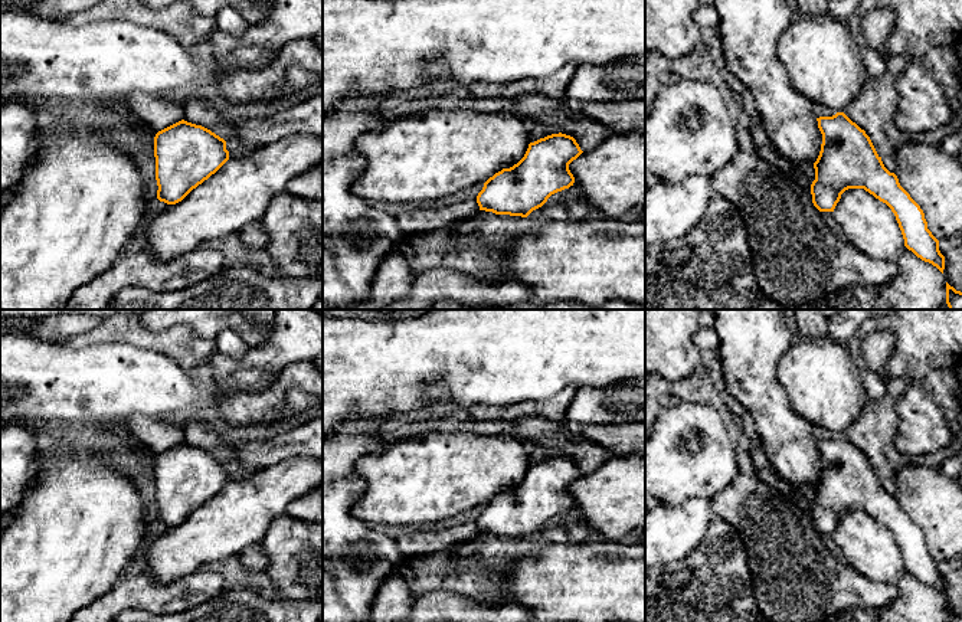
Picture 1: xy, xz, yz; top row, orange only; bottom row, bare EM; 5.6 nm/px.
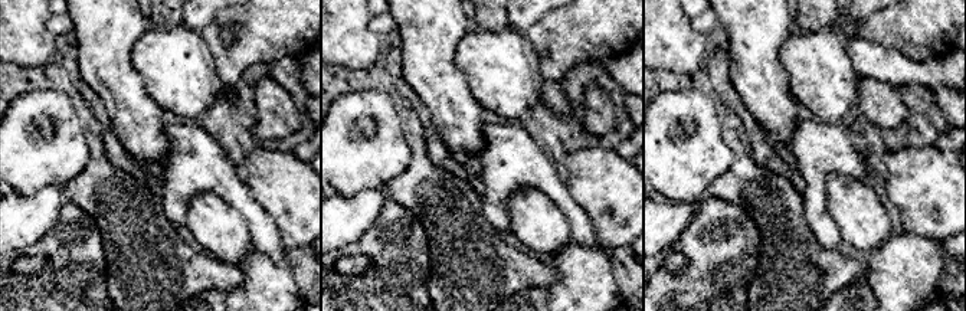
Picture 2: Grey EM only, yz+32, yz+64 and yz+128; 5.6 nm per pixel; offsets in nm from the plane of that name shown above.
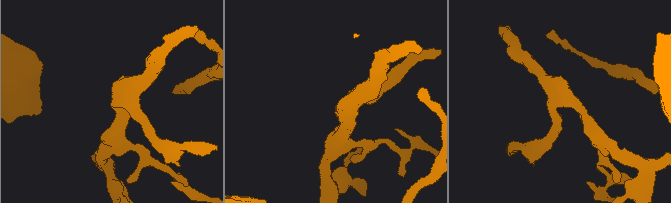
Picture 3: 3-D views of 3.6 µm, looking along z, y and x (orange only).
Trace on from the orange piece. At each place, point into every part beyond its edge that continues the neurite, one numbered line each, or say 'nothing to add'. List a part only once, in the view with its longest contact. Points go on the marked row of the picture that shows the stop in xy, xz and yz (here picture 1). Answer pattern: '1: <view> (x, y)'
nothing to add

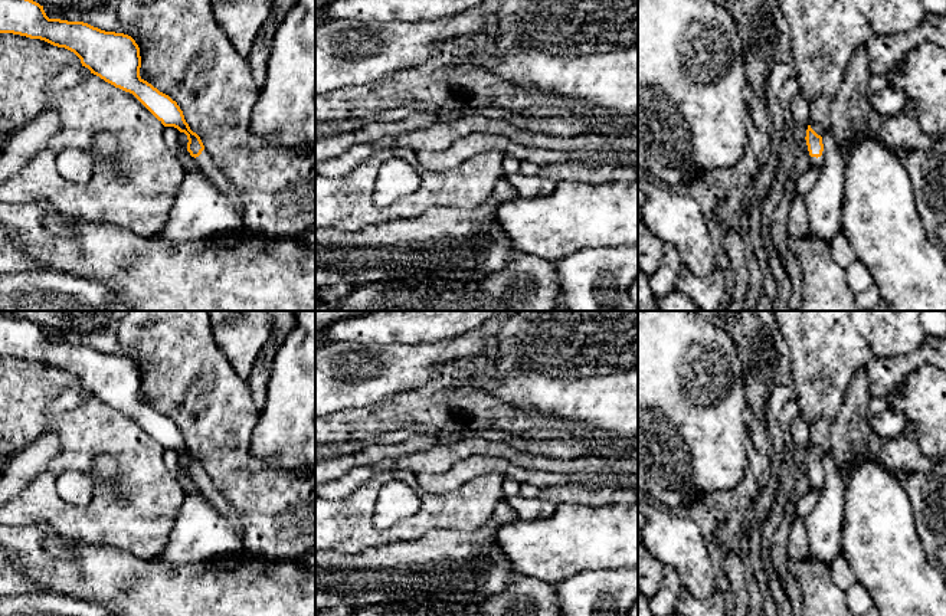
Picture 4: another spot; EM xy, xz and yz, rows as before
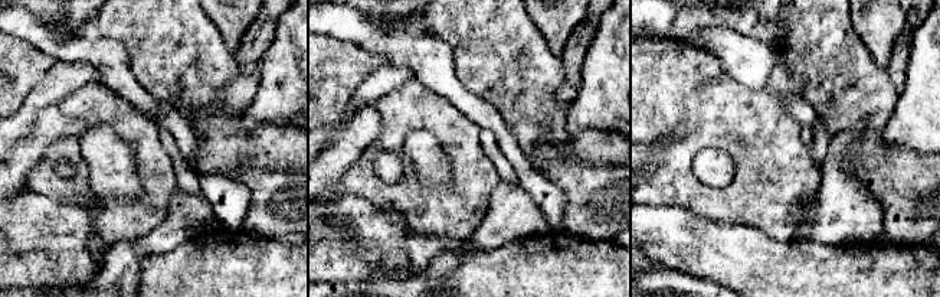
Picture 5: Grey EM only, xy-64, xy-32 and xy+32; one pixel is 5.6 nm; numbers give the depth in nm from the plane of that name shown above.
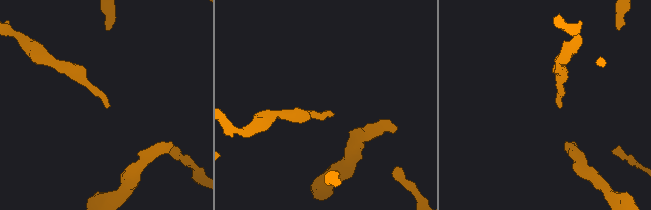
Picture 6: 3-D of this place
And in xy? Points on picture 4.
1: xy (205, 161)

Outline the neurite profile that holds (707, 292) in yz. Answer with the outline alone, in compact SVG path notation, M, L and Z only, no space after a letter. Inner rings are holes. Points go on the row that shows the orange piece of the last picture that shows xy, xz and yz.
M683 265L677 289L688 295L703 311L716 311L726 294L726 279L717 268L707 276L697 276Z

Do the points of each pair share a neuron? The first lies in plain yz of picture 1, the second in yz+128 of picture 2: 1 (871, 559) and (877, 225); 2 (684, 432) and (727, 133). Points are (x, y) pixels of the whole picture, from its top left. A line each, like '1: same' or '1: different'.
1: same
2: different

